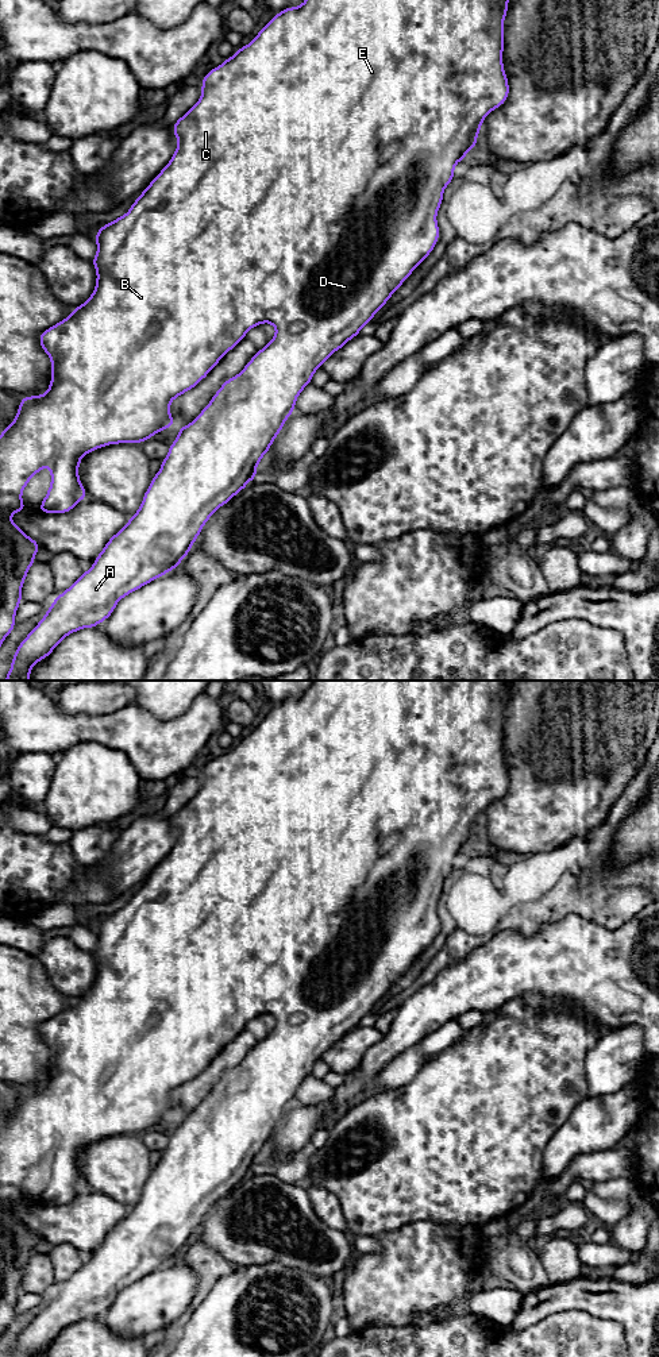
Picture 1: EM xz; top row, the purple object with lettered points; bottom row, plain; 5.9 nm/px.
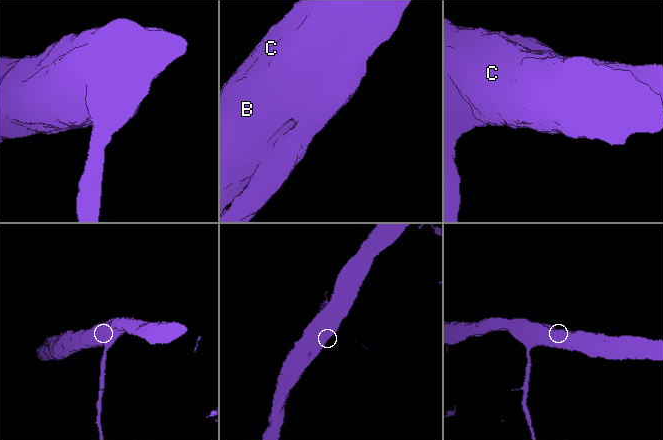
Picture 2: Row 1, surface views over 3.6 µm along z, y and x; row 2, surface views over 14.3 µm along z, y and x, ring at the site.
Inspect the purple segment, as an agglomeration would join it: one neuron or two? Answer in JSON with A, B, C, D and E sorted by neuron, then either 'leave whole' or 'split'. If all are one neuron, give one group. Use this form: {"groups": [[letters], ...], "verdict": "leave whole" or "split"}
{"groups": [["A", "B", "C", "D", "E"]], "verdict": "leave whole"}

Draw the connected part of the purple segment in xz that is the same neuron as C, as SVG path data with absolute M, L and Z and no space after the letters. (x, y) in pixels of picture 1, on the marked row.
M304 0L298 7L289 7L278 14L244 47L208 72L203 81L200 100L189 108L173 126L178 146L169 163L140 193L130 211L113 221L100 227L95 235L97 254L92 259L97 280L92 296L70 316L39 335L39 344L51 361L51 382L41 396L20 397L14 421L0 435L0 647L12 632L15 614L20 605L22 587L34 555L41 546L27 536L12 520L11 514L26 509L22 493L30 479L43 467L50 467L51 483L39 512L68 513L86 497L78 477L81 458L97 448L119 443L143 443L155 433L174 425L170 402L192 390L239 342L246 332L262 323L270 323L277 331L274 338L255 352L243 370L228 378L211 398L211 402L180 432L161 470L153 477L142 505L128 523L115 533L93 566L62 594L54 598L43 618L19 644L12 658L9 672L4 681L30 681L31 668L47 658L70 633L82 628L95 628L107 620L117 602L151 581L174 570L189 554L204 524L211 516L243 490L251 479L257 479L257 467L281 432L288 417L294 412L298 394L312 382L317 369L384 308L392 294L404 284L413 270L431 254L439 240L436 213L443 201L446 186L454 180L454 167L477 146L482 122L501 107L509 95L508 77L504 70L504 19L509 0Z

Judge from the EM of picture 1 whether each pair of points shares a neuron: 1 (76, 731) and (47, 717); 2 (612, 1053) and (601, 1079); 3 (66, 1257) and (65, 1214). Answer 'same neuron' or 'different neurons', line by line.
1: same neuron
2: same neuron
3: different neurons

